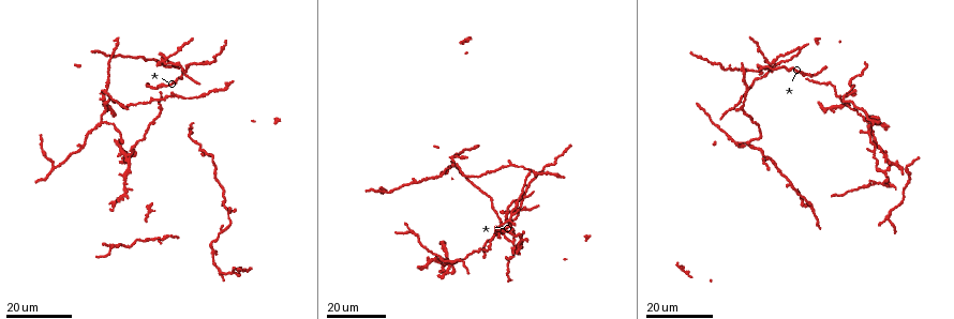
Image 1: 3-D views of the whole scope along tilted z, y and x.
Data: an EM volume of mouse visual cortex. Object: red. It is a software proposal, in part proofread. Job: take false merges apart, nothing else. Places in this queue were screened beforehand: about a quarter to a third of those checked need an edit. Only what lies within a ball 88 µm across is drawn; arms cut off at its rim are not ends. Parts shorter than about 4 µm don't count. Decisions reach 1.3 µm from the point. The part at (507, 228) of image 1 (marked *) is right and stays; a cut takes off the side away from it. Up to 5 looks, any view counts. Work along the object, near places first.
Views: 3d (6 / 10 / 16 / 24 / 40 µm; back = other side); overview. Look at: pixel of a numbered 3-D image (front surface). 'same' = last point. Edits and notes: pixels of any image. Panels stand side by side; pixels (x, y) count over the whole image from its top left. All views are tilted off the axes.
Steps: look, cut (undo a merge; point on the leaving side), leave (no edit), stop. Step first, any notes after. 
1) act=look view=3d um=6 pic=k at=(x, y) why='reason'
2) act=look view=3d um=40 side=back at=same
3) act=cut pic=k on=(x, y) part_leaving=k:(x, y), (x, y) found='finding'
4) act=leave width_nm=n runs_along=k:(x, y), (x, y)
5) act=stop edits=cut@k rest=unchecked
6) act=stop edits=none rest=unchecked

act=look view=3d um=16 pic=1 at=(813, 209) why='three arms meet'

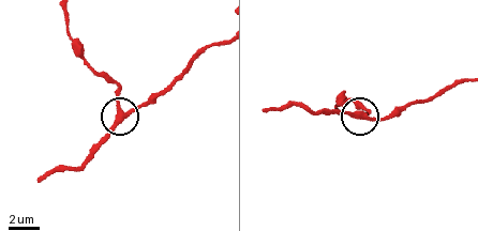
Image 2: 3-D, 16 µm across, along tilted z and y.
act=look view=3d um=6 pic=2 at=(121, 112)

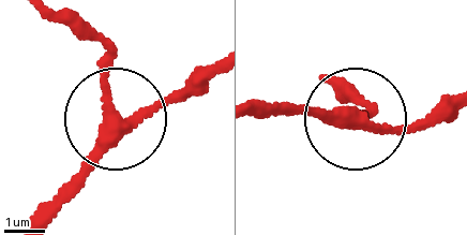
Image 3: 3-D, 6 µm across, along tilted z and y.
act=look view=3d um=6 side=back pic=3 at=(353, 114) why='from behind'

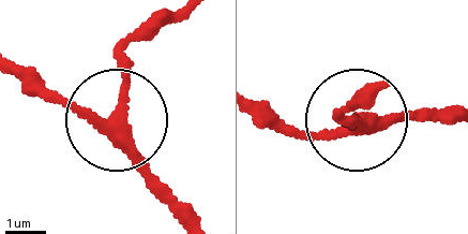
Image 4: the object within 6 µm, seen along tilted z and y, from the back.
act=leave runs_along=4:(256, 108), (320, 134), (367, 115), (437, 115) found='one cell here'

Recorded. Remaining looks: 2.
act=look view=3d um=24 pic=1 at=(438, 174) why='three arms meet'

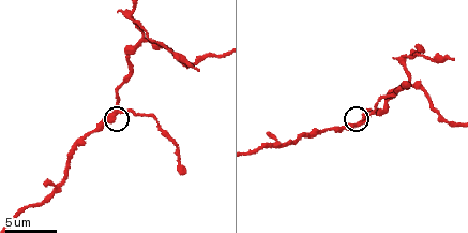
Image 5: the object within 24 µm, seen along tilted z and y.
act=look view=3d um=10 pic=5 at=(357, 122)

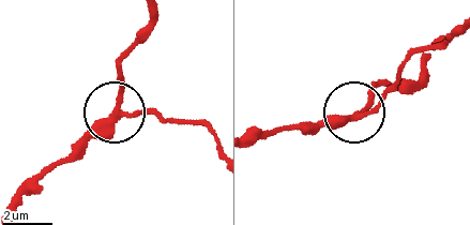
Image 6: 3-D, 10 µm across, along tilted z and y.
act=leave side_arm_um=37 found='continuous, no second cell'

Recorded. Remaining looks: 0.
act=stop edits=none rest=unchecked

